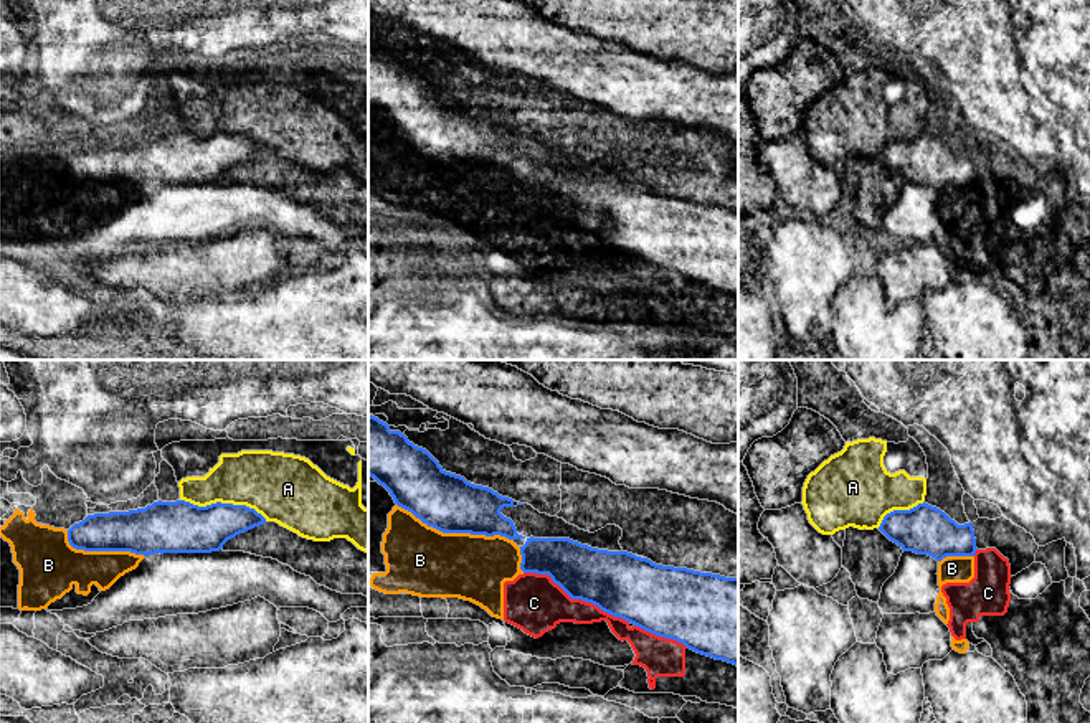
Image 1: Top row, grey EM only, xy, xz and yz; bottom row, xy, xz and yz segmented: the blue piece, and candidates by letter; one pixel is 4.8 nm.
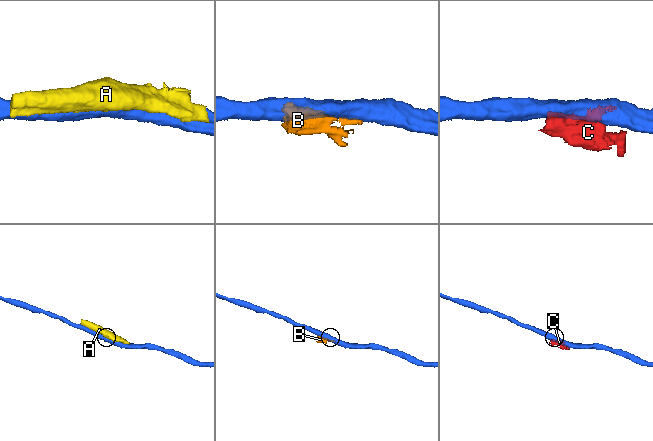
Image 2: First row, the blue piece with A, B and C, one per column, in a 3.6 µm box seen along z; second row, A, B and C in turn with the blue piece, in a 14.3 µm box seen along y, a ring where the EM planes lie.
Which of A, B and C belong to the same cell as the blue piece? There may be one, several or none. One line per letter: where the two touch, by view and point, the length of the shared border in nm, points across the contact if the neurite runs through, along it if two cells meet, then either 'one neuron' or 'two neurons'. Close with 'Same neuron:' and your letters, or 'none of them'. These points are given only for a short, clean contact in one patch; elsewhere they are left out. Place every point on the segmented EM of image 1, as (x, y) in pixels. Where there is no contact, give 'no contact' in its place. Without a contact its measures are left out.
A: contact xy (223, 504); length 440 nm; two neurons
B: contact xz (454, 532); length 600 nm; two neurons
C: contact xz (577, 598); length 550 nm; two neurons
Same neuron: none of them

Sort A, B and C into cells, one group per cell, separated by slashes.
A / B C

